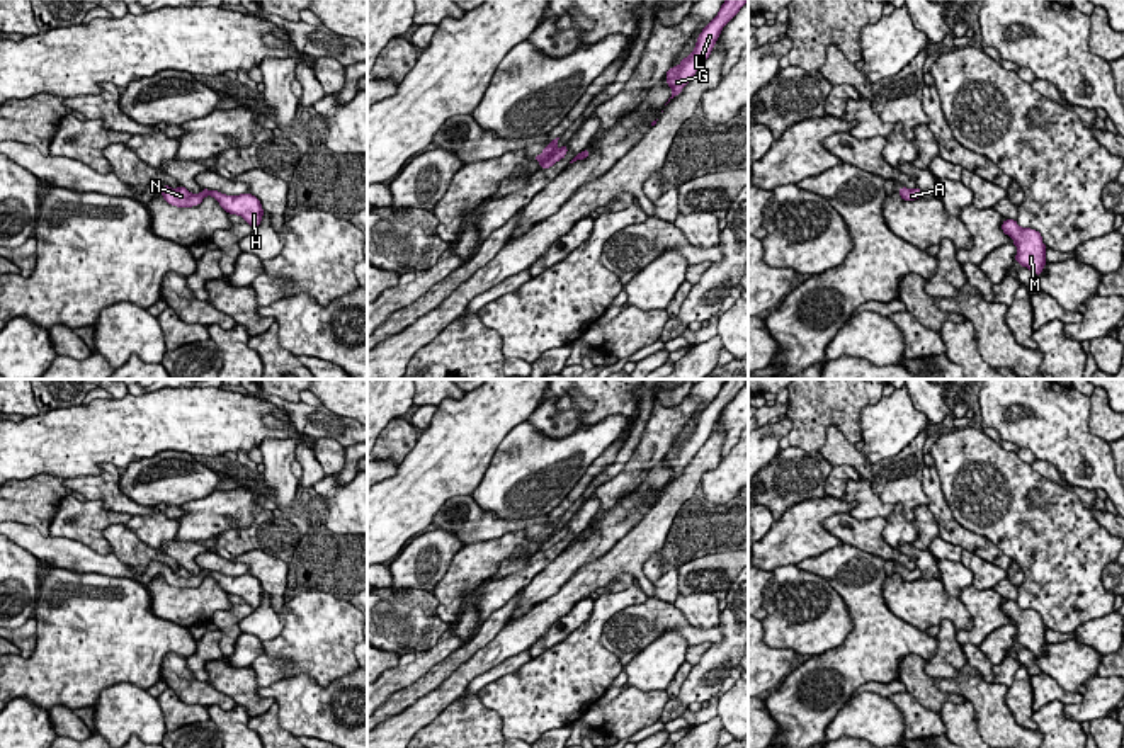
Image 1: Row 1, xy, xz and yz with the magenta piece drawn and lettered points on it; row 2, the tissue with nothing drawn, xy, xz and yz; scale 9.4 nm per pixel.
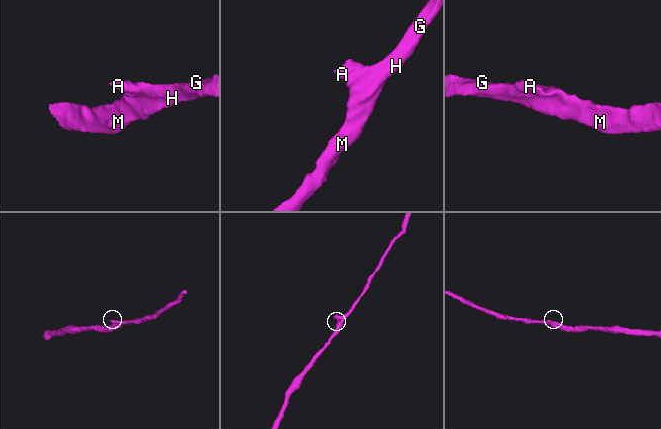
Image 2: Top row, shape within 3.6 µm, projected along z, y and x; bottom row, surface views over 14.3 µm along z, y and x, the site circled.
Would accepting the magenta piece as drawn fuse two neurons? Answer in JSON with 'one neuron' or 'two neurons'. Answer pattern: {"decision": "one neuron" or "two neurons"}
{"decision": "one neuron"}

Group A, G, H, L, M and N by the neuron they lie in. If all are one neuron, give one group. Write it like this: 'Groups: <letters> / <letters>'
Groups: A G H L M N

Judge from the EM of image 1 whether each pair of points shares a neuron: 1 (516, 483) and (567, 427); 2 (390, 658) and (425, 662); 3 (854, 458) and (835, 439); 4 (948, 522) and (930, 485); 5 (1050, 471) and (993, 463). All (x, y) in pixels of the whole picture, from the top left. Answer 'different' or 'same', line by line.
1: different
2: different
3: same
4: same
5: different

